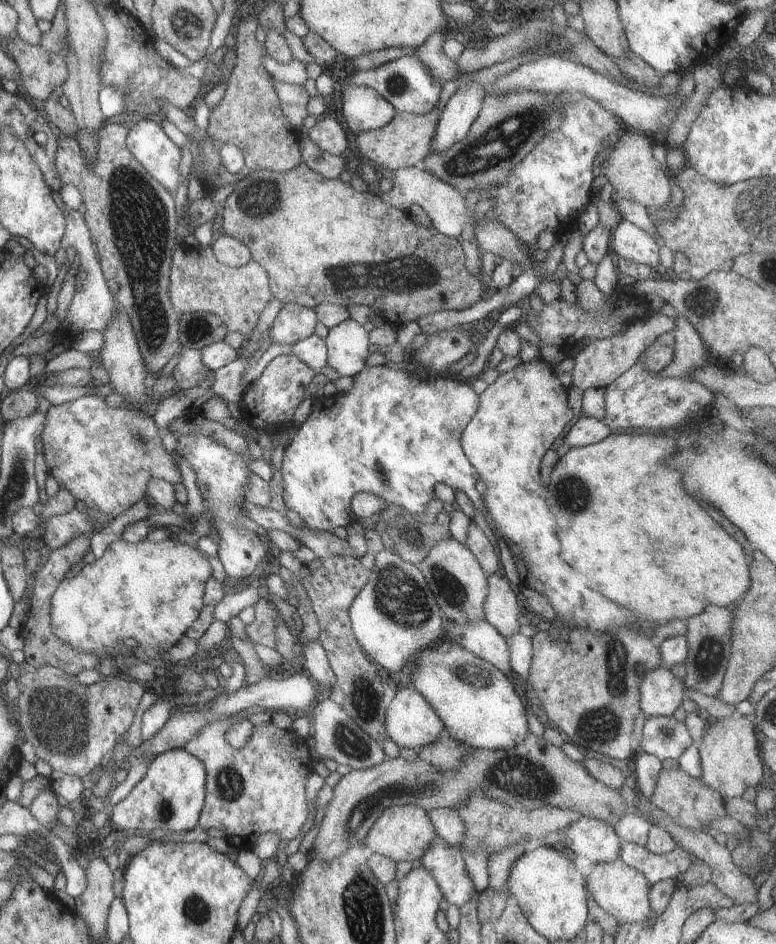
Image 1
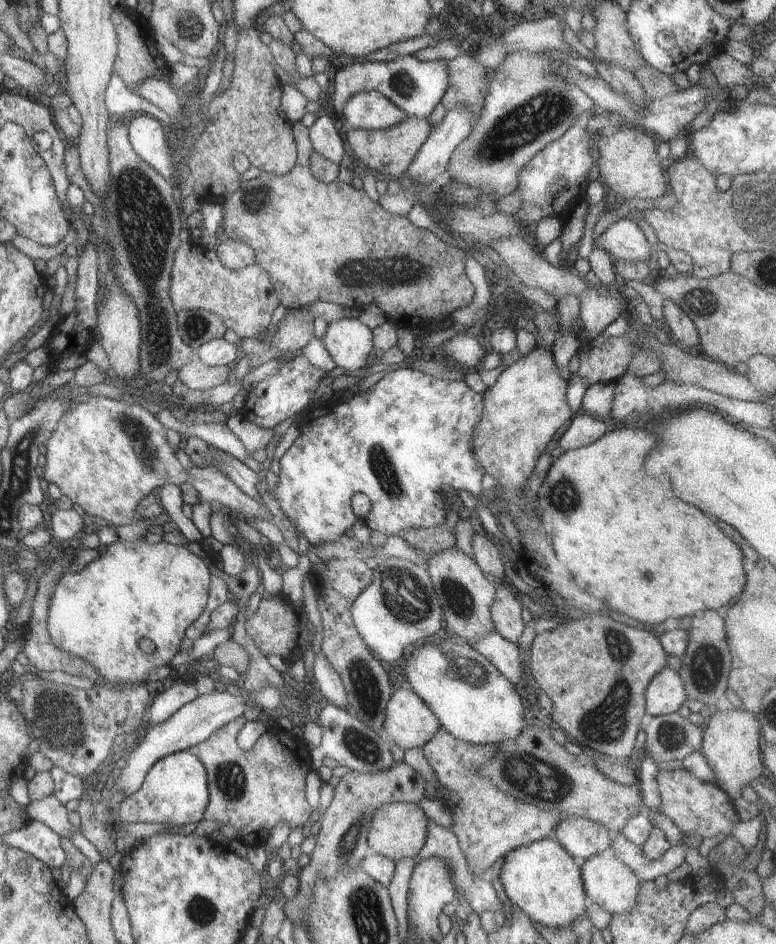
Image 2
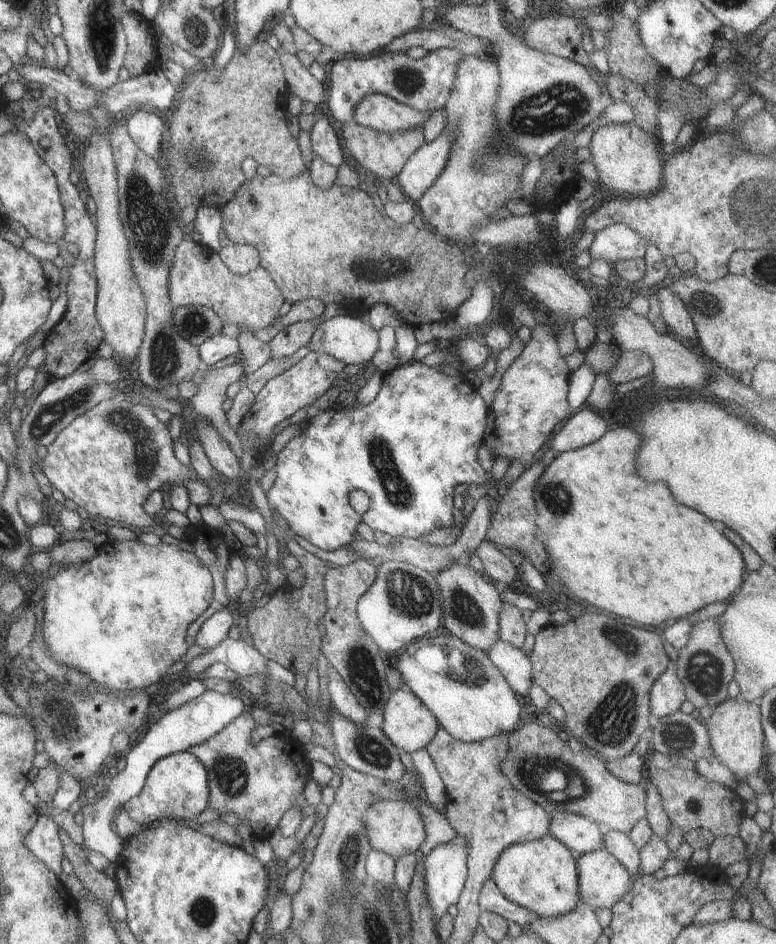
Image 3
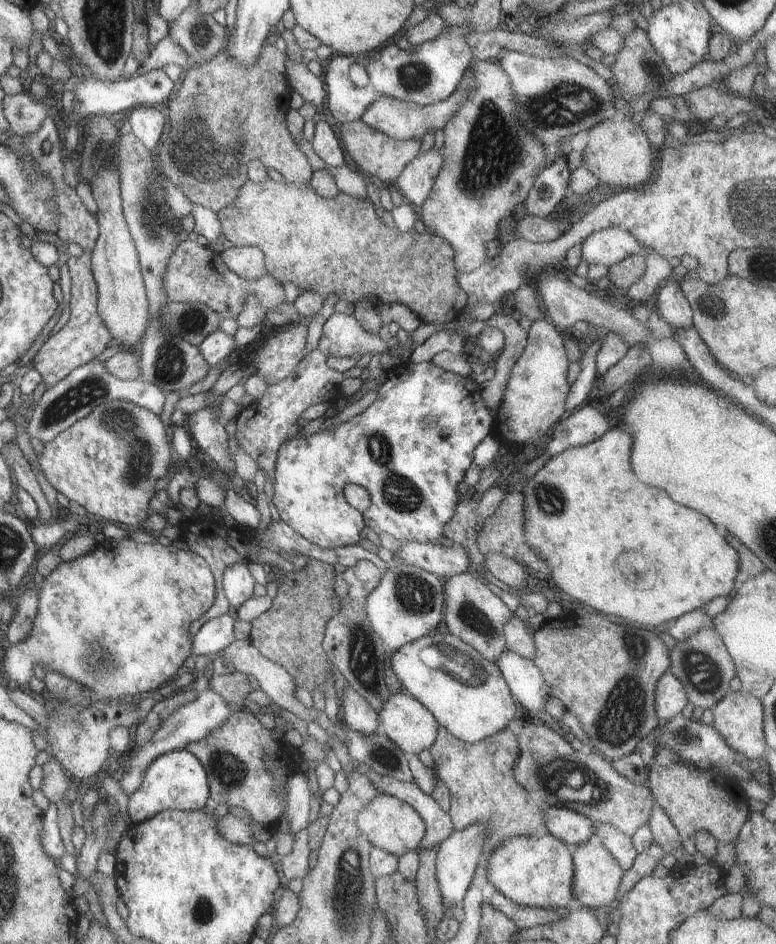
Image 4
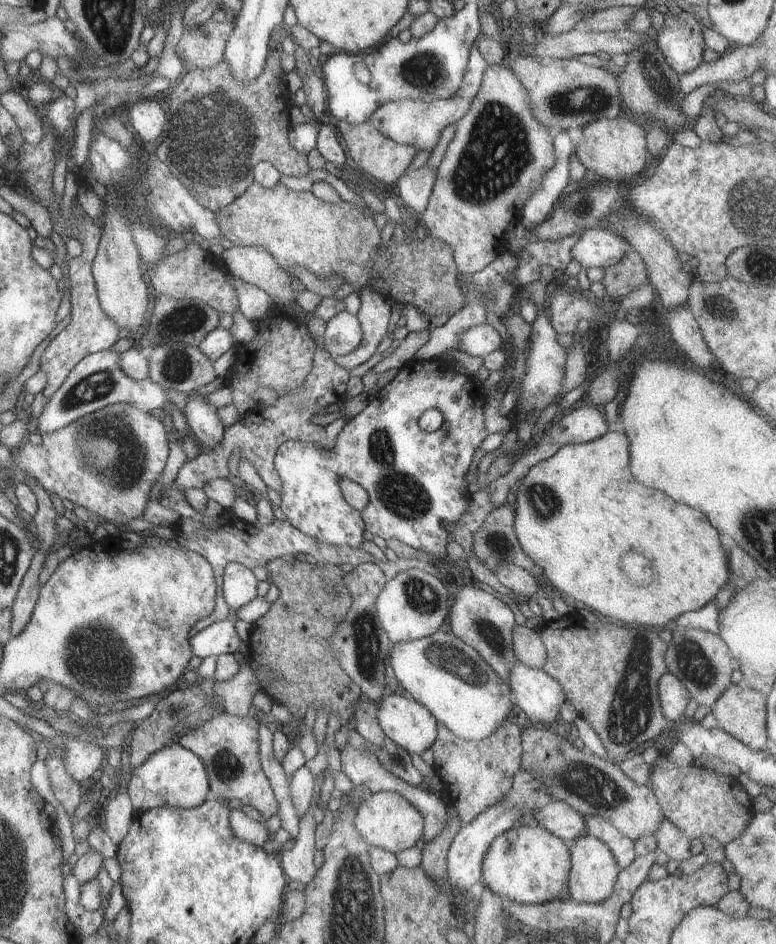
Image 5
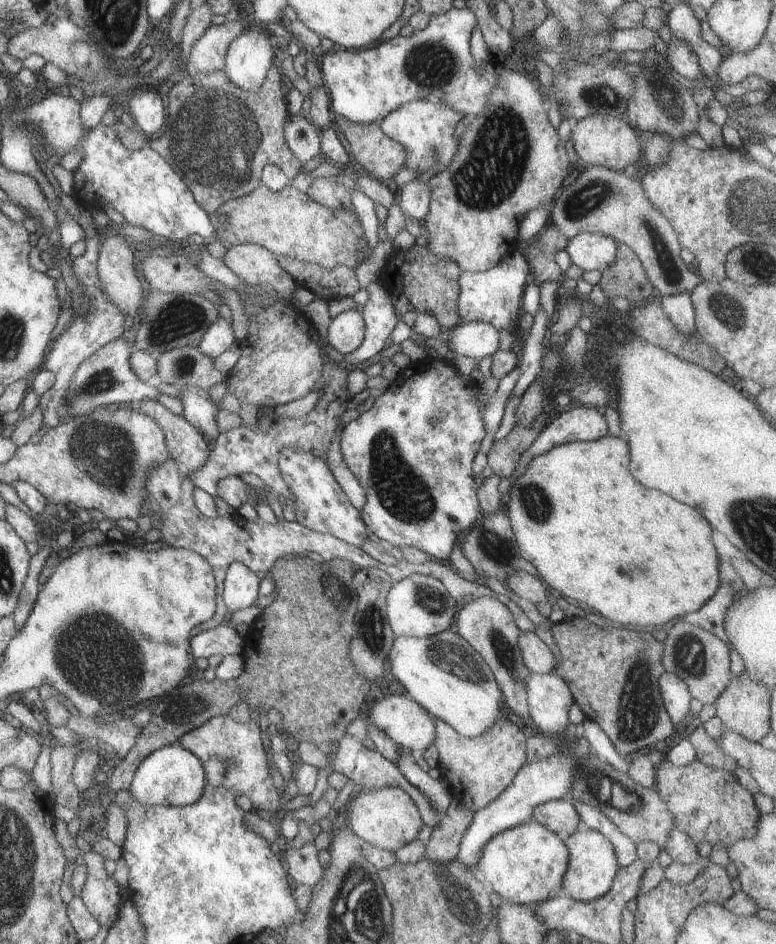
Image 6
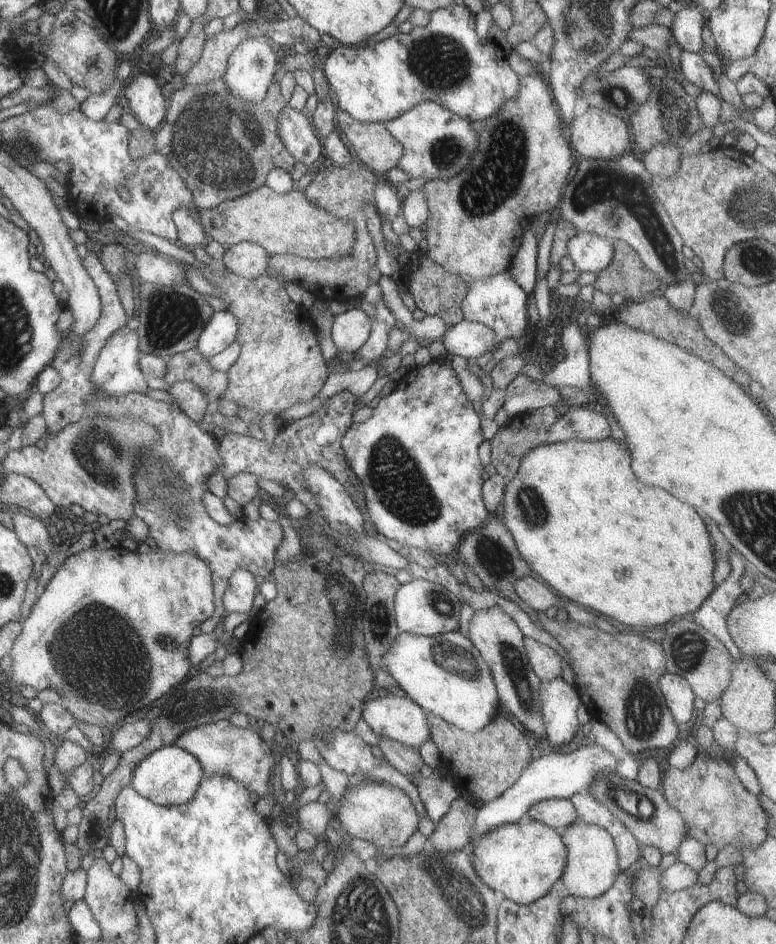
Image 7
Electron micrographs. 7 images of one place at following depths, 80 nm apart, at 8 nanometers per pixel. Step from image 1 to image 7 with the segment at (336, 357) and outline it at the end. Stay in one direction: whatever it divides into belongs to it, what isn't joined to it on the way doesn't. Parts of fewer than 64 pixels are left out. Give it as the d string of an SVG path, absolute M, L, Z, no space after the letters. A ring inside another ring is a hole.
M358 308L335 316L331 337L340 352L355 351L364 346L372 329L370 313Z

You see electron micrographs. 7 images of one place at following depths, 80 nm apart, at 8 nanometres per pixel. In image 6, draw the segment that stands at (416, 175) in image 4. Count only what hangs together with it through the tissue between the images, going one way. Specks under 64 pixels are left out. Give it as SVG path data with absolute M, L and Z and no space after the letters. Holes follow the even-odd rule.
M418 180L405 184L396 189L397 200L402 212L408 218L418 220L422 225L423 220L429 211L431 202L431 190L426 183L420 183Z

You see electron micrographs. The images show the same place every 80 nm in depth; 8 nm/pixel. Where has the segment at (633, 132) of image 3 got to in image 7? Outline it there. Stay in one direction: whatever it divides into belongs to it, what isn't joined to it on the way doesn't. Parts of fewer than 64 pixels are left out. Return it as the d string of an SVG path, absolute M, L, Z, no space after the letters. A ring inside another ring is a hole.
M590 107L585 114L574 117L567 131L569 143L579 158L611 159L634 147L629 122L598 107Z

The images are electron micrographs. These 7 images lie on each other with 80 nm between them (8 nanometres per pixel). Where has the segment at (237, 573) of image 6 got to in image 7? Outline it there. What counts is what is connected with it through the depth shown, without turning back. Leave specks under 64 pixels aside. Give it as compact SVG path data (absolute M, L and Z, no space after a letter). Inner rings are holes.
M236 569L229 578L223 596L223 607L231 613L249 613L254 596L259 592L254 575L244 569Z

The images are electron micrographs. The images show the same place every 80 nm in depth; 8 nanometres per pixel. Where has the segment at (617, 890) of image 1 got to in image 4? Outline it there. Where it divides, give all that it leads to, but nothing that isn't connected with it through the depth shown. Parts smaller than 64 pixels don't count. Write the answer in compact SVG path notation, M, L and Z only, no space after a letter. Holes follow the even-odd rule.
M590 842L580 843L572 848L574 876L572 879L572 892L575 904L590 909L599 909L608 906L617 895L624 869L611 855L611 852L602 844L594 846Z

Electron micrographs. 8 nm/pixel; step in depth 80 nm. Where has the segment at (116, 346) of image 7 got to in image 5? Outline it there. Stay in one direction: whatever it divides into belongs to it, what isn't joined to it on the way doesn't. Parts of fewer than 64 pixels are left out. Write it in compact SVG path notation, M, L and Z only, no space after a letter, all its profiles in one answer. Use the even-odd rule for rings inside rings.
M110 347L82 358L76 366L72 367L62 386L49 401L46 401L42 415L34 421L33 431L40 435L61 429L76 419L116 403L128 403L149 412L163 409L168 402L166 390L158 383L152 382L150 378L137 381L127 375L120 366L119 356L120 354Z

